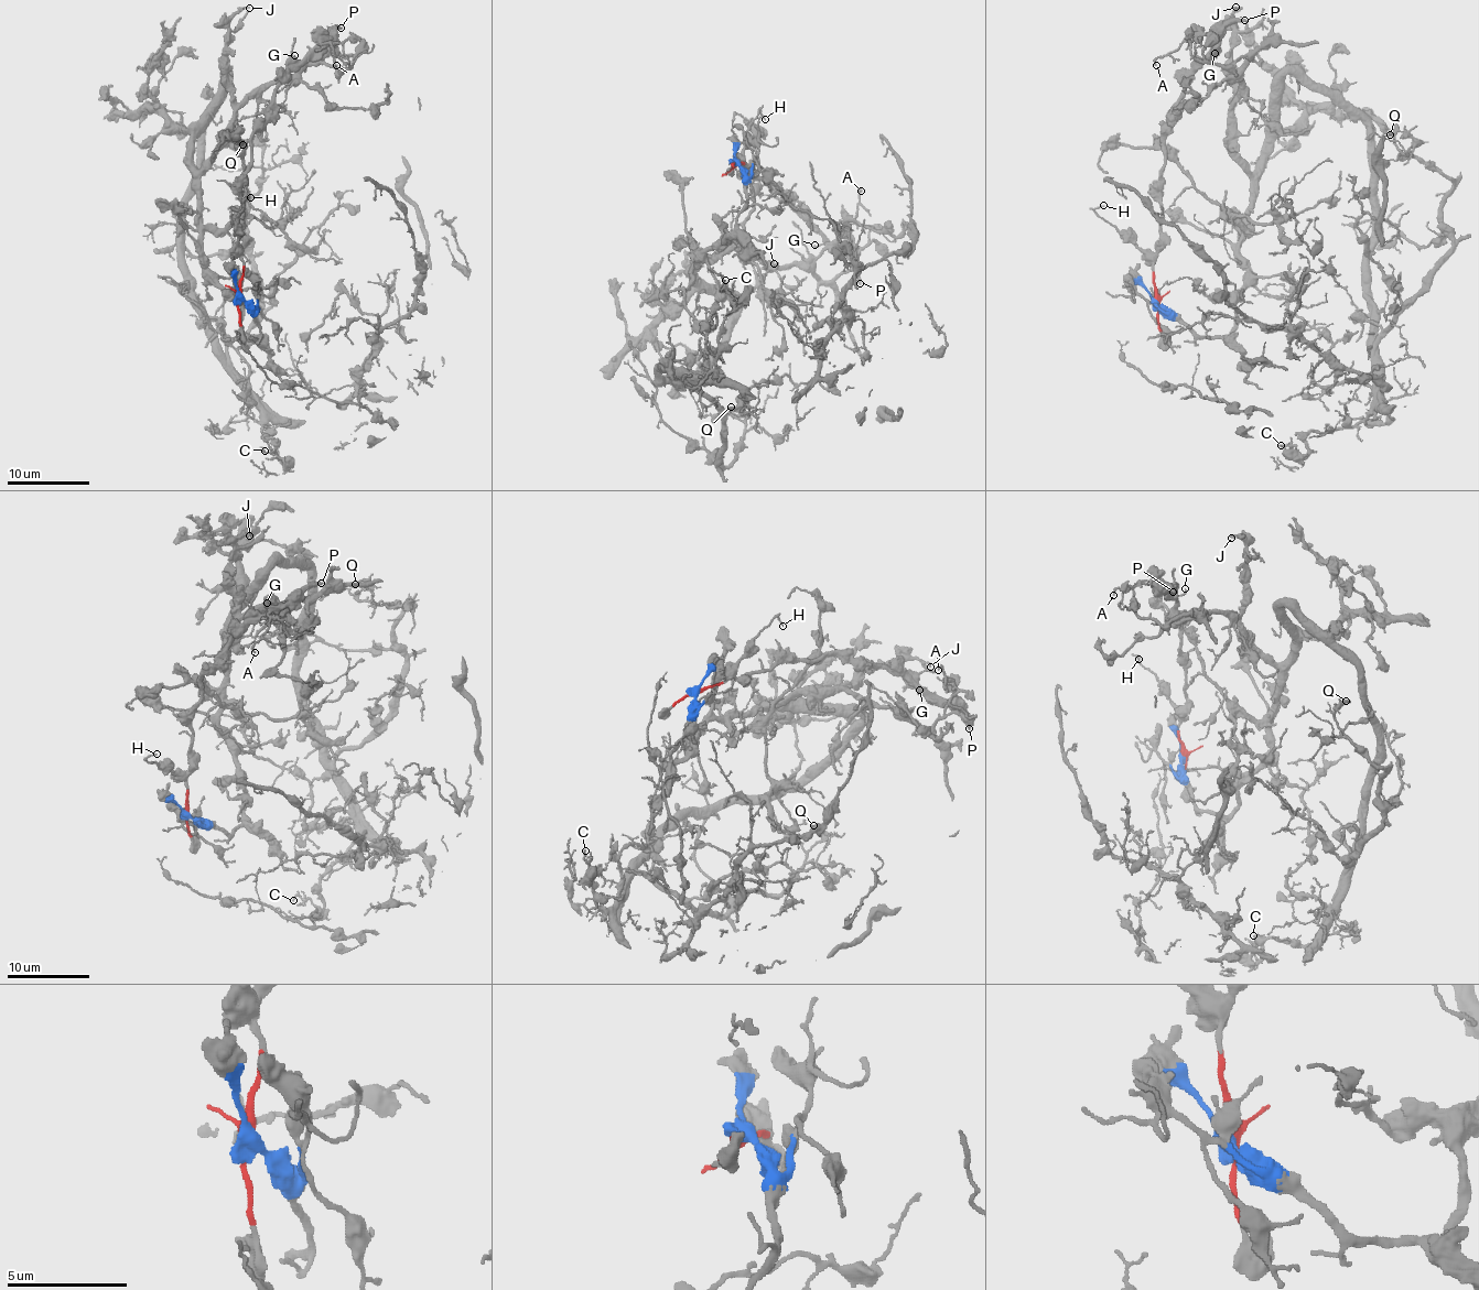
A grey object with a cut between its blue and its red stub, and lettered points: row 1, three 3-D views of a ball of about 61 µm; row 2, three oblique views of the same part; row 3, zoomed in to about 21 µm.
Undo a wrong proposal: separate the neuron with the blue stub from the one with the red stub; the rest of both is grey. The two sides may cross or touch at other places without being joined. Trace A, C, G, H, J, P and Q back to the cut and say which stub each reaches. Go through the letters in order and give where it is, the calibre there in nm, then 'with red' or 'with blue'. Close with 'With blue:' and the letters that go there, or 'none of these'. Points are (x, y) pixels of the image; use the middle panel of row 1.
A: at (861, 191); 190 nm thick; with red
C: at (725, 280); 80 nm thick; with blue
G: at (814, 245); 150 nm thick; with red
H: at (765, 119); 110 nm thick; with red
J: at (774, 263); 180 nm thick; with blue
P: at (860, 283); 320 nm thick; with red
Q: at (731, 407); 200 nm thick; with blue
With blue: C, J, Q

